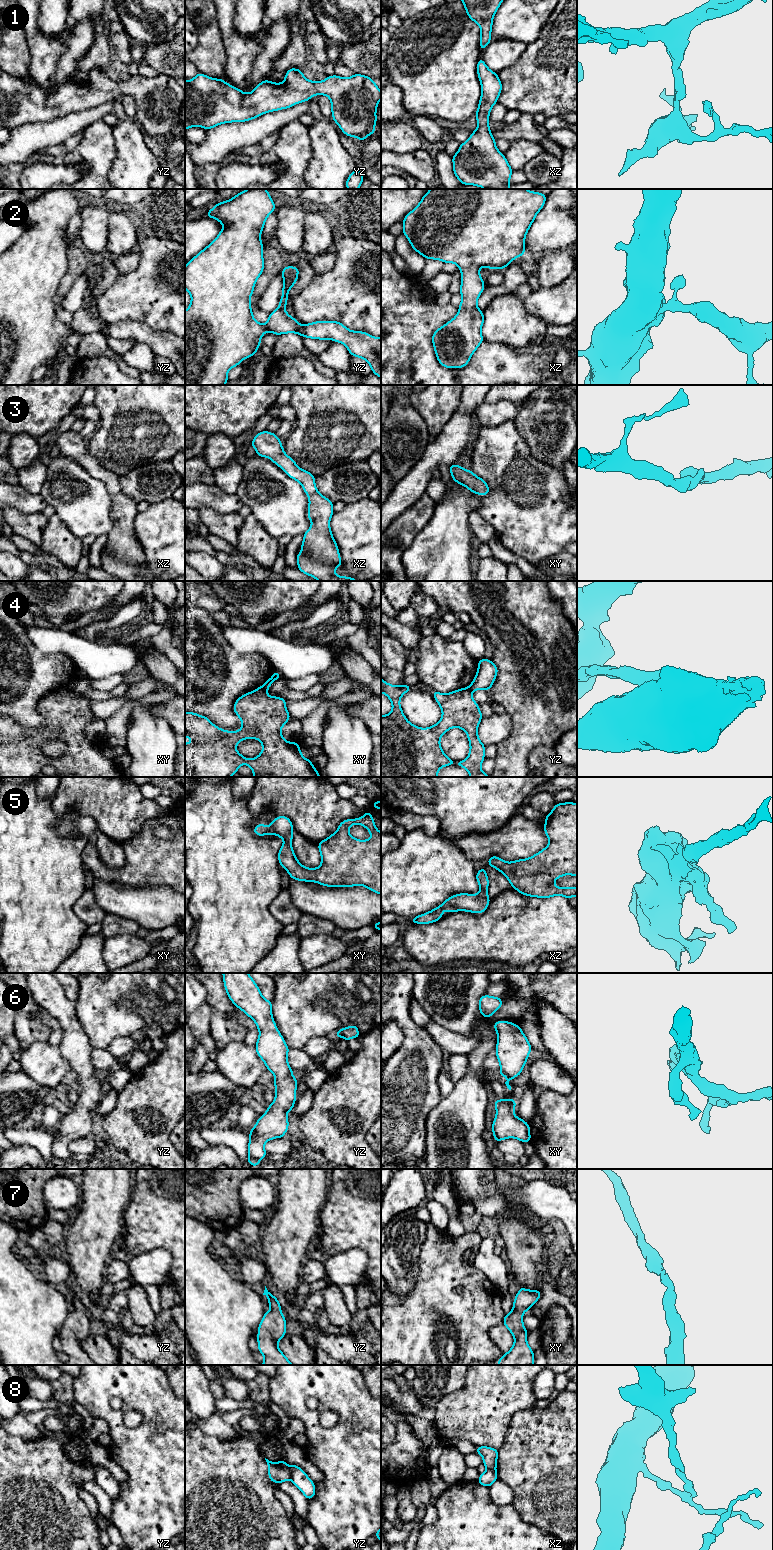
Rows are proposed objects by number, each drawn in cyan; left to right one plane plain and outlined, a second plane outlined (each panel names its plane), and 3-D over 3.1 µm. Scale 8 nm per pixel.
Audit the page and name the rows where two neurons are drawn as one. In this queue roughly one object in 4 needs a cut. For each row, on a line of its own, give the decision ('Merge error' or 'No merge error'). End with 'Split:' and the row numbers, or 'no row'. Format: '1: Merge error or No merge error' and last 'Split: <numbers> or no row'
1: No merge error
2: No merge error
3: No merge error
4: Merge error
5: No merge error
6: No merge error
7: No merge error
8: Merge error
Split: 4, 8

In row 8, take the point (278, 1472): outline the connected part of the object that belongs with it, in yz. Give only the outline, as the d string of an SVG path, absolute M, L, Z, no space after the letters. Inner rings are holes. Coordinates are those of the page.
M266 1459L268 1465L268 1475L273 1483L282 1483L291 1479L290 1466L284 1461L271 1462Z

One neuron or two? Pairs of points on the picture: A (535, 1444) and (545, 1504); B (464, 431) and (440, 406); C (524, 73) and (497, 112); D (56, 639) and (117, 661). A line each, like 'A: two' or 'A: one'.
A: one
B: two
C: two
D: one

